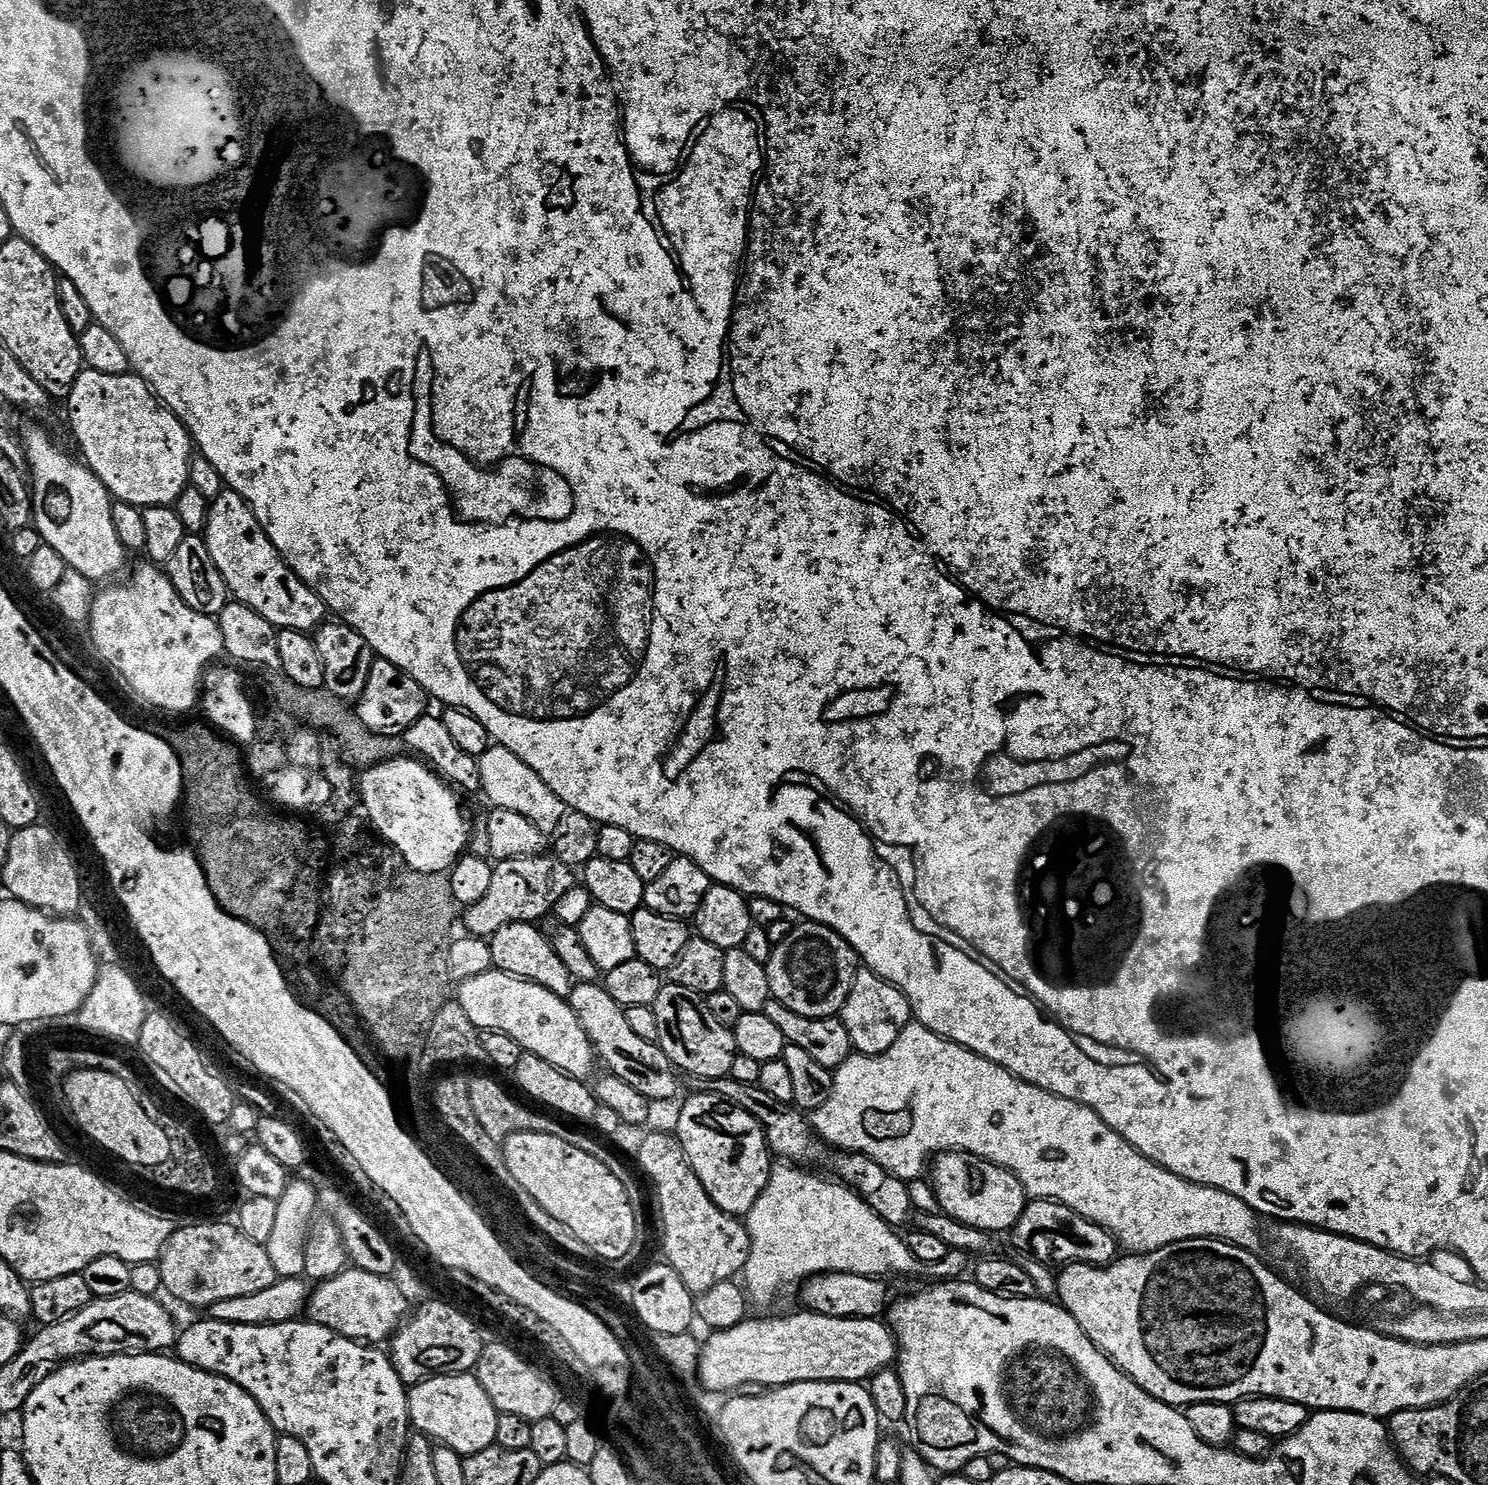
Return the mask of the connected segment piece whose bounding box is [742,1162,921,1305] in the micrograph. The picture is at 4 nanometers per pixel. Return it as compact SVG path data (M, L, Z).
M780 1162L773 1167L770 1178L768 1179L768 1185L766 1190L762 1190L762 1194L758 1198L758 1202L754 1202L754 1206L748 1211L746 1217L746 1227L750 1234L750 1242L752 1243L752 1249L748 1255L748 1261L744 1267L742 1273L742 1284L746 1289L751 1303L756 1304L772 1304L776 1300L776 1295L779 1294L783 1288L788 1288L791 1284L799 1285L801 1282L808 1281L814 1276L822 1276L828 1273L841 1272L842 1274L856 1274L877 1278L888 1278L891 1272L901 1272L904 1276L912 1276L916 1273L921 1264L916 1261L914 1254L910 1254L910 1250L904 1245L904 1236L901 1235L897 1229L892 1228L887 1224L880 1215L875 1212L874 1209L868 1205L867 1202L856 1191L854 1191L849 1185L843 1182L837 1182L835 1179L827 1178L823 1180L820 1176L815 1176L815 1171L805 1170L800 1166L793 1166L788 1162Z

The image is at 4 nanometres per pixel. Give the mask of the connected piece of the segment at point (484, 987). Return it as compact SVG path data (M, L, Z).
M495 970L478 974L478 978L459 981L458 994L459 990L459 1006L462 1010L466 1010L466 1018L470 1018L470 1022L474 1022L476 1028L506 1033L510 1038L514 1038L514 1042L520 1044L524 1052L534 1053L538 1058L550 1062L550 1066L570 1074L575 1080L588 1082L593 1079L592 1071L598 1068L596 1051L586 1030L582 1030L582 1022L578 1022L574 1010L565 997L554 994L529 980L518 980L514 976Z

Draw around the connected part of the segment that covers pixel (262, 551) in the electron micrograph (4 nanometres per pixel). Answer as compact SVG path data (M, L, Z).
M225 490L218 494L216 500L211 501L208 510L208 521L202 533L206 546L210 550L210 558L214 558L214 566L222 574L222 578L228 583L228 591L239 603L250 606L266 622L270 622L278 630L289 628L309 634L315 633L316 629L326 620L326 609L322 598L298 579L292 573L288 563L281 558L280 551L270 542L268 535L262 530L262 526L254 518L252 508L237 492Z

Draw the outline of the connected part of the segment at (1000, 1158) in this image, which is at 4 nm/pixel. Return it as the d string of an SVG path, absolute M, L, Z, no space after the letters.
M915 1022L908 1024L906 1030L898 1034L898 1042L894 1042L894 1046L890 1046L890 1050L886 1050L881 1056L853 1054L849 1056L845 1064L835 1069L834 1090L830 1094L830 1099L826 1101L826 1106L811 1113L810 1123L816 1135L824 1141L825 1145L832 1147L833 1144L833 1149L842 1152L861 1152L874 1162L878 1162L878 1166L885 1168L891 1176L896 1176L905 1182L921 1179L925 1175L929 1161L942 1152L969 1152L975 1156L981 1156L991 1164L996 1164L1007 1172L1013 1172L1018 1182L1022 1182L1024 1191L1028 1193L1029 1197L1037 1200L1057 1200L1060 1204L1070 1206L1070 1210L1082 1214L1082 1218L1102 1226L1116 1240L1117 1245L1128 1254L1162 1250L1162 1246L1170 1246L1174 1242L1183 1240L1224 1240L1227 1244L1245 1248L1247 1252L1256 1252L1259 1249L1260 1228L1256 1225L1258 1213L1249 1204L1242 1202L1242 1198L1205 1184L1191 1184L1189 1180L1174 1175L1170 1170L1146 1158L1134 1146L1130 1146L1130 1142L1126 1142L1113 1128L1106 1126L1106 1122L1102 1122L1102 1118L1098 1118L1098 1114L1094 1114L1094 1110L1090 1110L1086 1105L1078 1103L1077 1100L1055 1096L1033 1084L1027 1084L1024 1080L1007 1072L1002 1066L934 1034L926 1026Z

